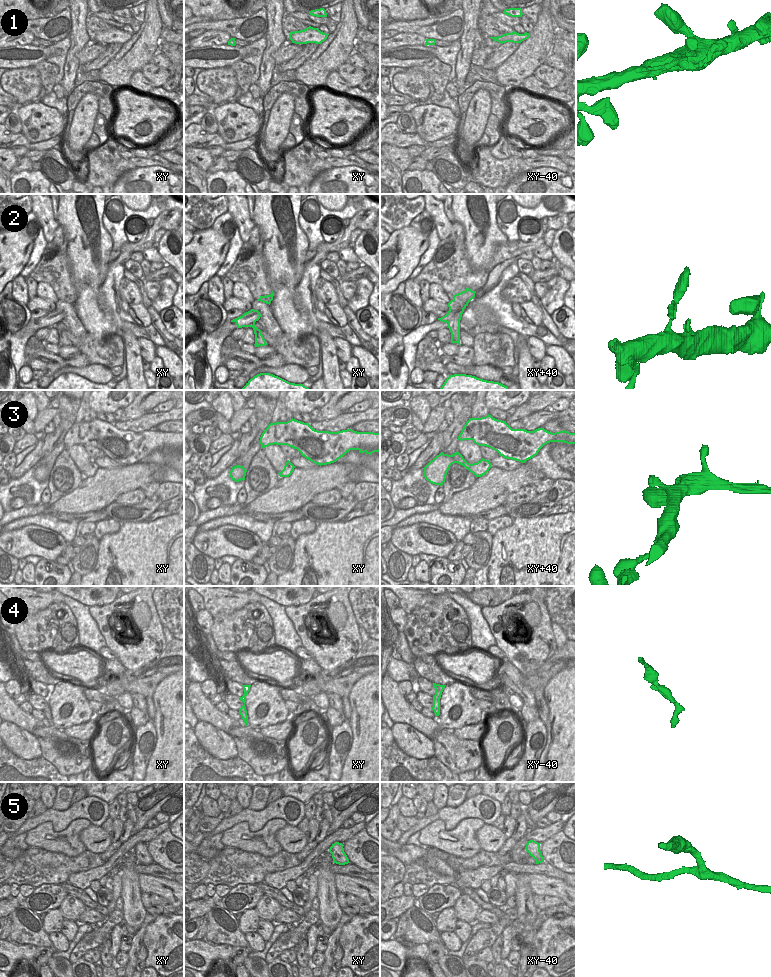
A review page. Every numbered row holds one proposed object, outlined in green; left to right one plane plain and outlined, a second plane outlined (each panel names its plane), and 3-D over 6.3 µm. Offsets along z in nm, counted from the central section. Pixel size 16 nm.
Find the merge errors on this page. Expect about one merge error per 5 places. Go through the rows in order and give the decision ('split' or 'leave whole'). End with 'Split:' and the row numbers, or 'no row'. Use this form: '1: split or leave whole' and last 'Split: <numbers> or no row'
1: leave whole
2: leave whole
3: leave whole
4: leave whole
5: leave whole
Split: no row

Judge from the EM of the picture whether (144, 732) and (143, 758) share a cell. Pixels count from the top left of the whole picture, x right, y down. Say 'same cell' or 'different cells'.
same cell

